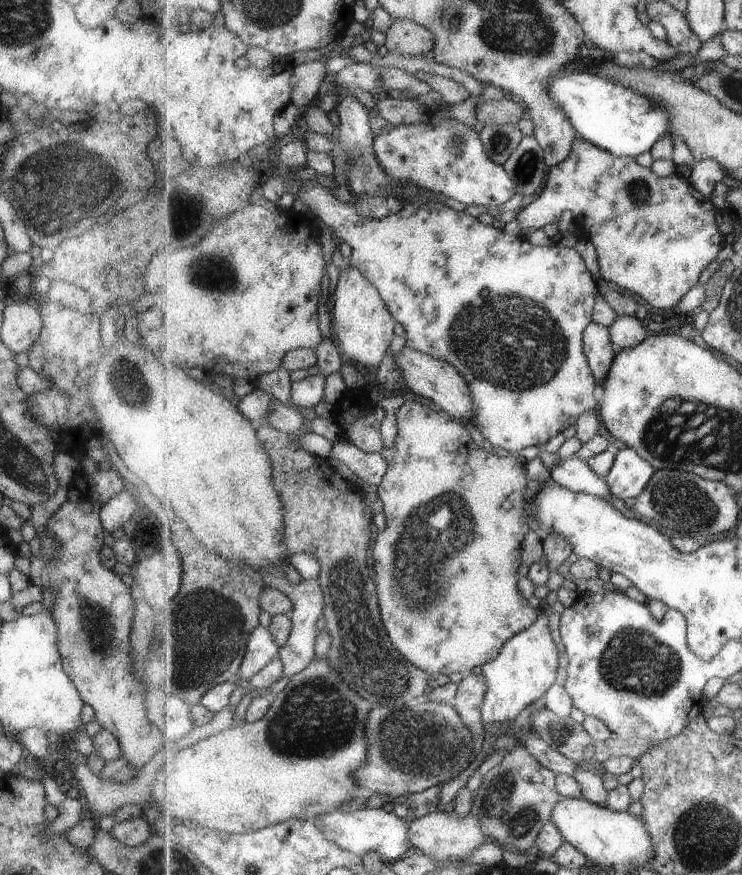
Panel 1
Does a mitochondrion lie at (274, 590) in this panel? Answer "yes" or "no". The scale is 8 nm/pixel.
no

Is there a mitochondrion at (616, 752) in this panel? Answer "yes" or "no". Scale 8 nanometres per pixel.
no

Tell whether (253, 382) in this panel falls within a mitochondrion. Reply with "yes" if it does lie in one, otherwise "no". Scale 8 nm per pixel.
no

